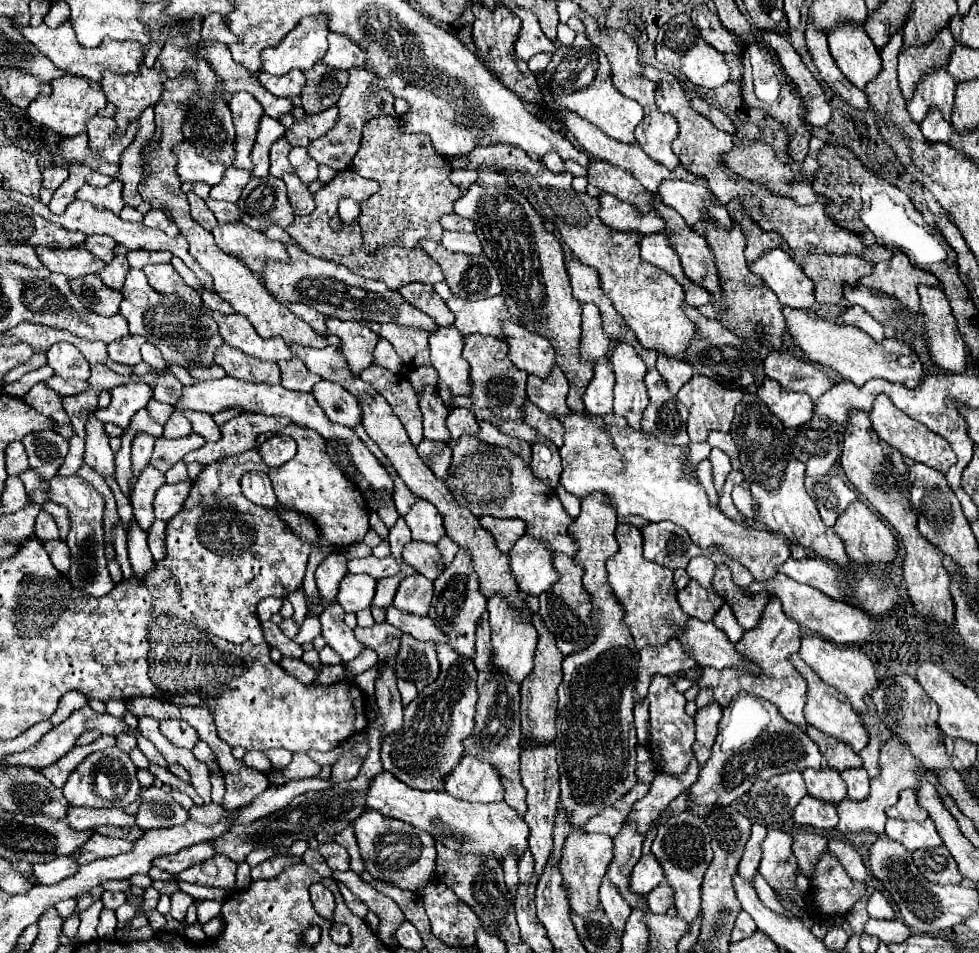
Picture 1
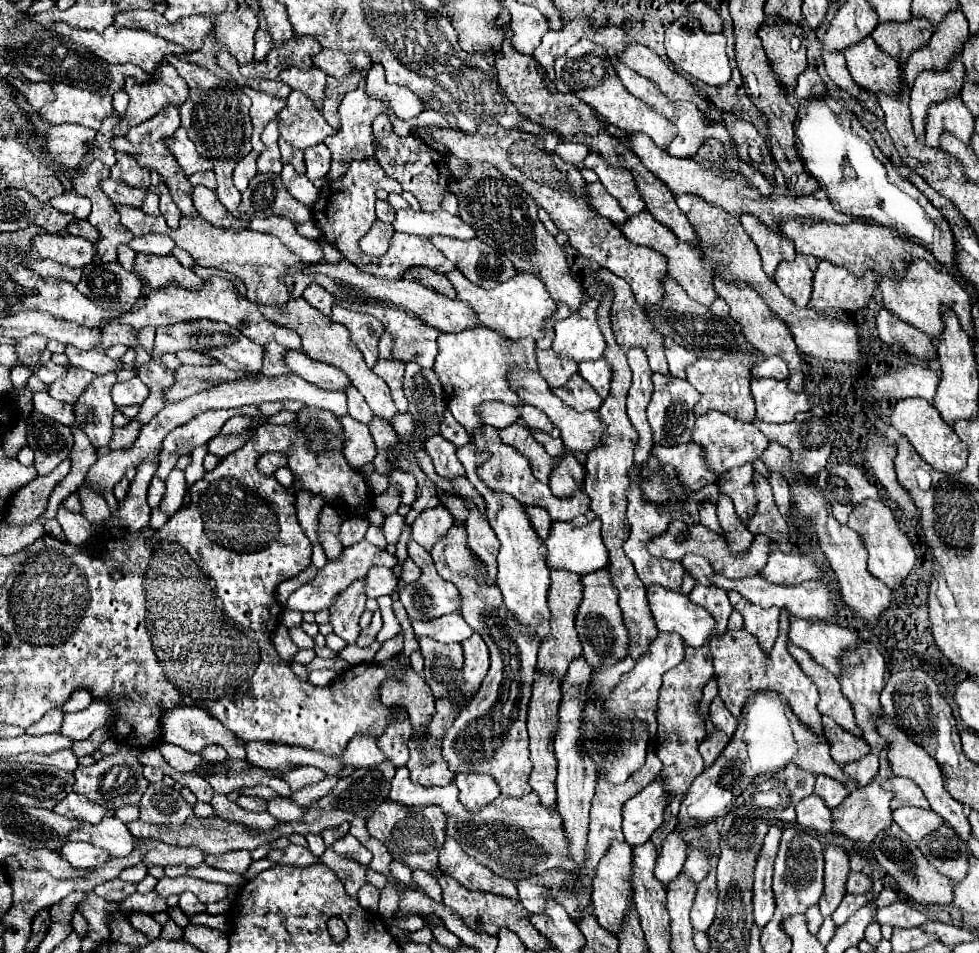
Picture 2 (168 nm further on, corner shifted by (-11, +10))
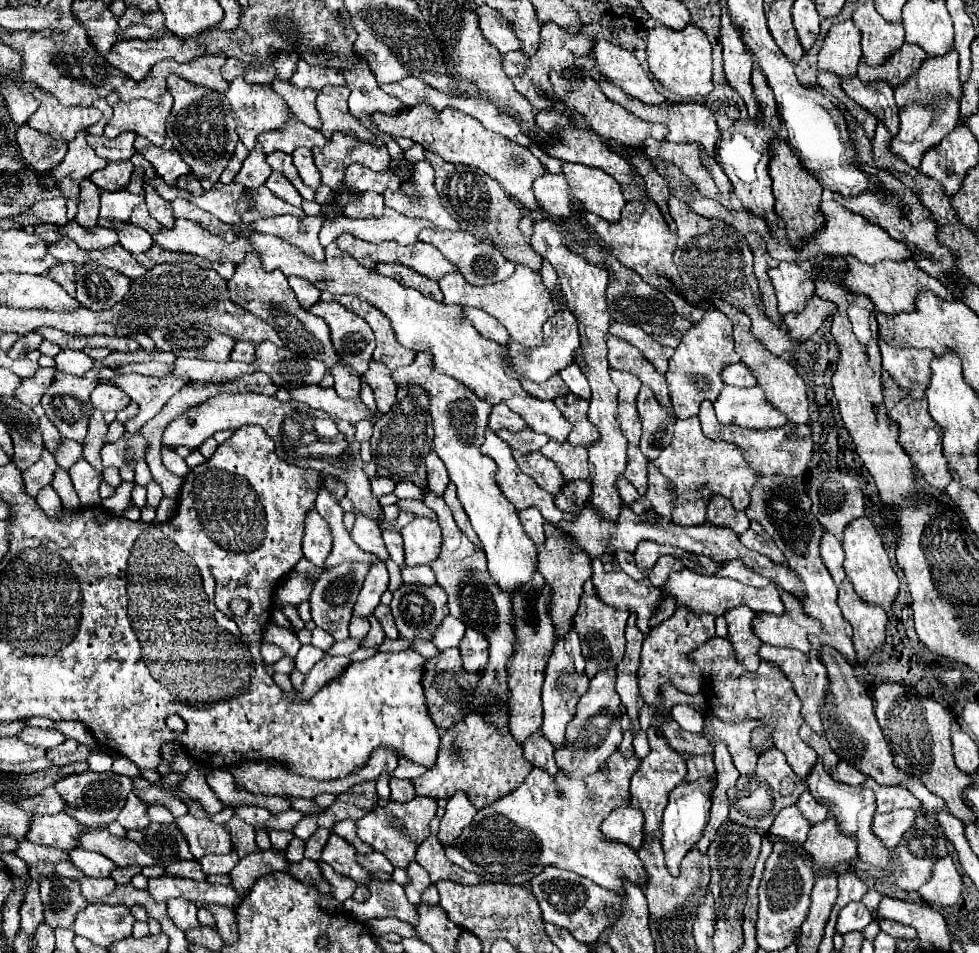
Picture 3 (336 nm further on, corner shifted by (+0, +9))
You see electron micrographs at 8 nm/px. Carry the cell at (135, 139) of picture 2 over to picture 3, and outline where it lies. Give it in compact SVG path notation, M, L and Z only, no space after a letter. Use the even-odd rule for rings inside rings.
M124 132L120 134L120 138L114 138L114 140L104 138L104 136L88 136L88 144L96 150L96 154L112 162L130 160L136 154L134 140L136 140L136 134L132 132Z

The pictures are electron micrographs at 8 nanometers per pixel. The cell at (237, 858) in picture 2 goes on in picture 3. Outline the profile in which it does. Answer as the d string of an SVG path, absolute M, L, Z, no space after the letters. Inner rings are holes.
M232 852L232 854L206 854L200 864L202 864L202 870L204 874L230 874L232 868L238 864L238 854Z

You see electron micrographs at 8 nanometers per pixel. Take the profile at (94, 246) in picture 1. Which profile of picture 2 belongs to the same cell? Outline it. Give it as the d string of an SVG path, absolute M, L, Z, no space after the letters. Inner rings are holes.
M85 219L73 221L73 225L67 227L67 233L75 235L75 237L83 237L83 239L87 239L87 241L91 241L91 243L95 243L95 241L99 239L99 233L97 233Z

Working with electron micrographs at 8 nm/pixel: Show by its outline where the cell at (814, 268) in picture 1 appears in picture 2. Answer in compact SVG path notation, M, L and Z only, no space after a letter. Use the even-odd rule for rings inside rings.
M821 261L819 269L815 271L813 293L807 307L815 309L817 313L827 313L837 309L855 313L869 303L875 283L877 283L875 275L859 279L853 277L843 267L835 267L829 265L827 261Z

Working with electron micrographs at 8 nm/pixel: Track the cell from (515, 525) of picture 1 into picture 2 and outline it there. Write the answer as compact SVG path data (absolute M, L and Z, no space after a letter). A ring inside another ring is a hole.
M525 507L531 521L533 521L533 527L537 531L537 535L541 539L547 539L547 533L551 531L551 525L553 525L553 519L549 517L549 513L543 509L543 507Z

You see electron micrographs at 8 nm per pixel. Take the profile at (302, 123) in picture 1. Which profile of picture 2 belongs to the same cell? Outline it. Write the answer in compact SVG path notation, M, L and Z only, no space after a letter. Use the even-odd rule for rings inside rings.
M299 91L287 97L287 107L279 113L279 135L297 149L323 143L335 129L323 119L321 111Z

